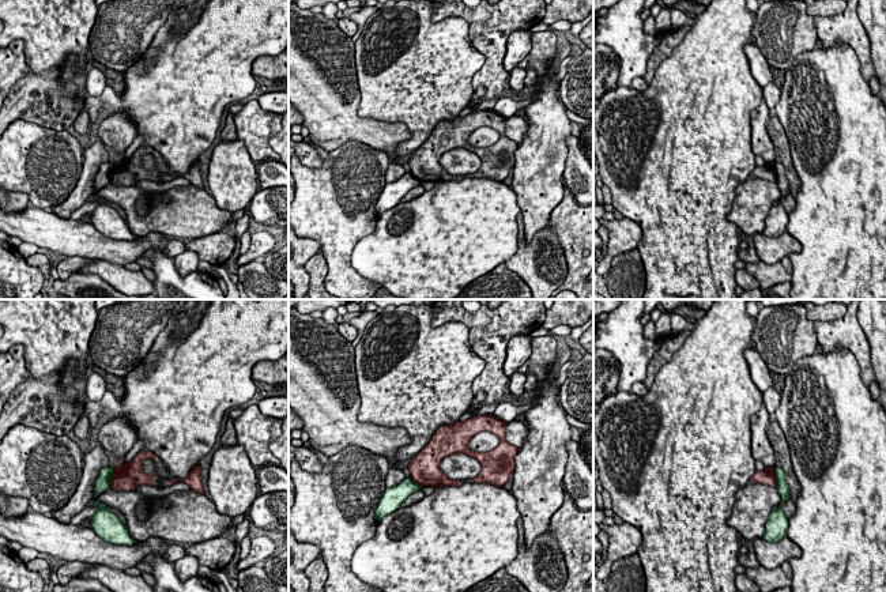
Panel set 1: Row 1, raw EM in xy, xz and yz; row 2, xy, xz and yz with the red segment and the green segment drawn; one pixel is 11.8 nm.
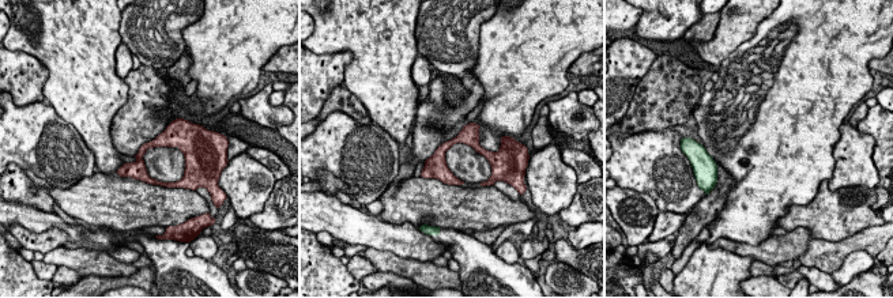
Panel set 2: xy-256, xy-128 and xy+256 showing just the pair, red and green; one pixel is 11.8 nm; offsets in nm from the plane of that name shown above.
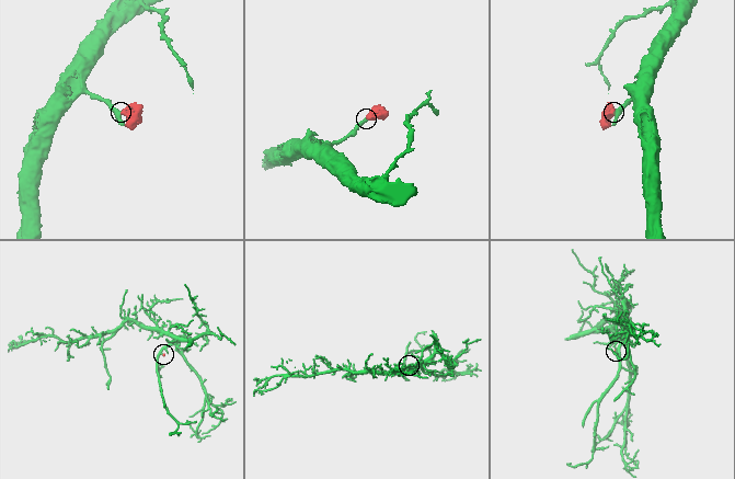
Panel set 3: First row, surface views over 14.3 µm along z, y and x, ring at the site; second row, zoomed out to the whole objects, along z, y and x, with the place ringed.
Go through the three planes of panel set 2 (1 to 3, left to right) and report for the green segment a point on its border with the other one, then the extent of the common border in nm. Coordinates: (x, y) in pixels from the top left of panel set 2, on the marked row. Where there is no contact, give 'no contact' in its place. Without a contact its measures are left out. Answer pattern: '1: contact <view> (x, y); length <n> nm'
1: no contact
2: no contact
3: no contact

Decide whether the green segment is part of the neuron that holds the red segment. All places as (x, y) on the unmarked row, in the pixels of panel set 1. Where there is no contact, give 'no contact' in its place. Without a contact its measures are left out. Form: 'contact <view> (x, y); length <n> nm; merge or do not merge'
contact xy (112, 173); length 240 nm; do not merge

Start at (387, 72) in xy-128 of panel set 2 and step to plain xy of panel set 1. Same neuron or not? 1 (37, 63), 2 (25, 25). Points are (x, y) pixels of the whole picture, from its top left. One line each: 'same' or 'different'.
1: same
2: same

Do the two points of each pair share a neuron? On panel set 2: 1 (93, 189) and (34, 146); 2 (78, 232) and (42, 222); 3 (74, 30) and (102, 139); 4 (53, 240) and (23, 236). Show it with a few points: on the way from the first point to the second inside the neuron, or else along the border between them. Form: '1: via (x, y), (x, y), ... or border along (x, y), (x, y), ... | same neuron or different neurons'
1: border along (95, 170), (67, 188), (51, 185) | different neurons
2: via (70, 229), (57, 222), (51, 222) | same neuron
3: via (80, 57), (82, 86), (87, 93), (90, 112) | same neuron
4: via (46, 240), (30, 240) | same neuron

